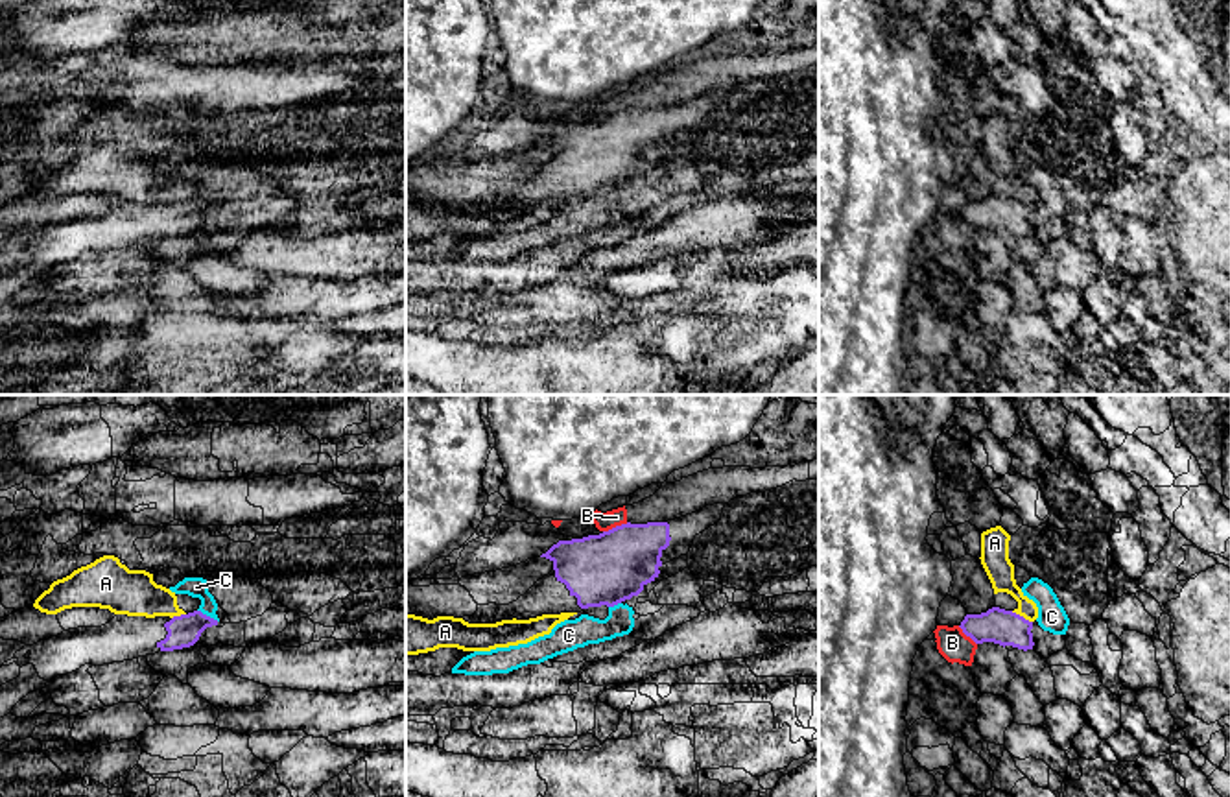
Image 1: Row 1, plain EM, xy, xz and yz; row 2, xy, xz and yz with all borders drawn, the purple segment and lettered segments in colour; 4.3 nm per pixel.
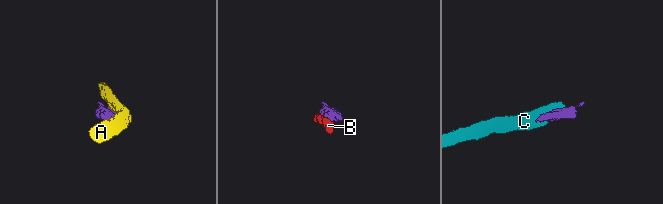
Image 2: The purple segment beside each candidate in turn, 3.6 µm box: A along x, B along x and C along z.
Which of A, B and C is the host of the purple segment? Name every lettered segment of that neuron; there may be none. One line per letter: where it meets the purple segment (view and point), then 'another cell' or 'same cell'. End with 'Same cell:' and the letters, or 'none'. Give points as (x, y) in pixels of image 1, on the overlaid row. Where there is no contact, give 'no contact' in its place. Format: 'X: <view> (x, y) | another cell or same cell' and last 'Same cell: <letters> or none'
A: yz (1022, 617) | another cell
B: xz (616, 526) | another cell
C: xy (209, 617) | another cell
Same cell: none

